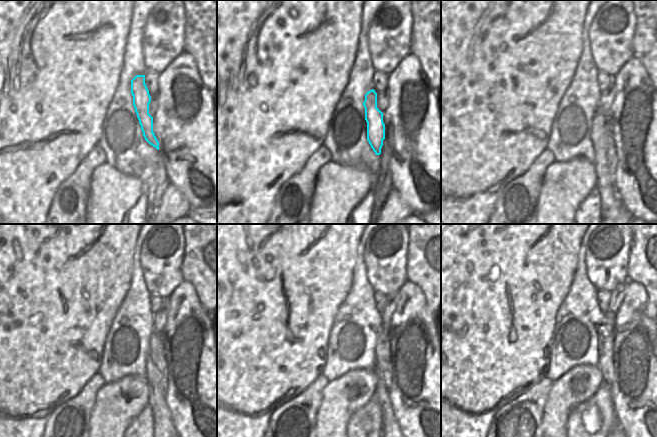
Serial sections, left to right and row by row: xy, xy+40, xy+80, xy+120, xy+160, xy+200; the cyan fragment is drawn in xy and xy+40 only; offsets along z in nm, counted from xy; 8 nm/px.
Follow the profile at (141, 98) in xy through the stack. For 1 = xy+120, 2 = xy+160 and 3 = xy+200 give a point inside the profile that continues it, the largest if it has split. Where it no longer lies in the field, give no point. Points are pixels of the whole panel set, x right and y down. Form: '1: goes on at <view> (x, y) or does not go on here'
1: goes on at xy+120 (163, 427)
2: goes on at xy+160 (389, 426)
3: goes on at xy+200 (617, 427)

